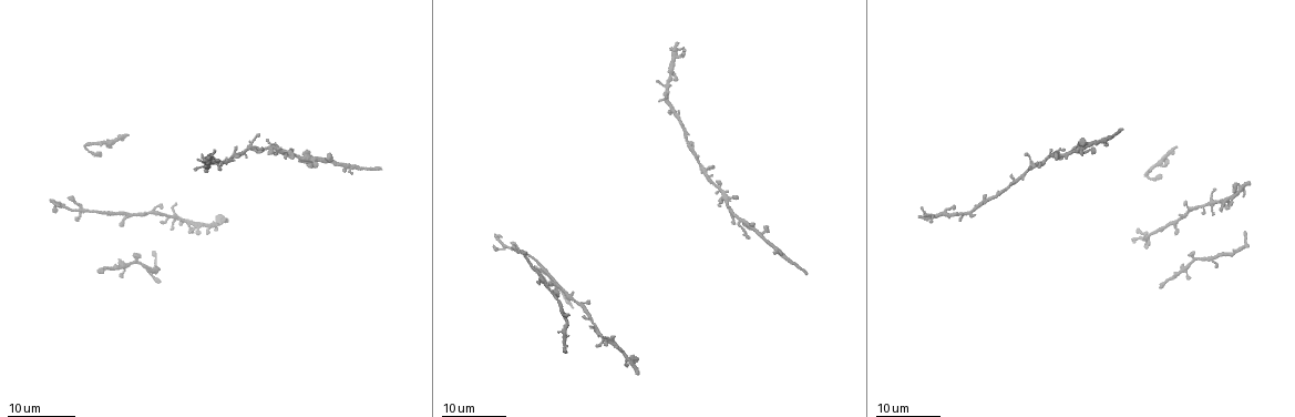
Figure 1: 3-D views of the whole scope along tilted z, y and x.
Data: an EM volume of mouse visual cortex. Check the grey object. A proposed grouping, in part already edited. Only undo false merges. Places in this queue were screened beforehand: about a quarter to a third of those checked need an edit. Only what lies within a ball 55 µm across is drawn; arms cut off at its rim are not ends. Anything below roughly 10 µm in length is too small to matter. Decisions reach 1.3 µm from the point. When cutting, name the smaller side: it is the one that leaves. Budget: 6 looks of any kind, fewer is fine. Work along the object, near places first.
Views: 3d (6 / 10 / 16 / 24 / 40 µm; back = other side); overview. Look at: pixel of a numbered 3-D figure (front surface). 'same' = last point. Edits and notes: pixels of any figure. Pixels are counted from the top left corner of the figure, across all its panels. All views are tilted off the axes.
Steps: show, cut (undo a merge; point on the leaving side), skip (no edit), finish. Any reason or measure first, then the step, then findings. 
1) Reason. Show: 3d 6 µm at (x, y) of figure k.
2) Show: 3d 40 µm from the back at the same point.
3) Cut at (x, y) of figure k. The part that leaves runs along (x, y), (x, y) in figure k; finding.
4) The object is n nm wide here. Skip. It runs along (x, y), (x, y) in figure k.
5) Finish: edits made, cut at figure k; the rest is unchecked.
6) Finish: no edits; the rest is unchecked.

Show: 3d 16 µm at (1062, 148) of figure 1.

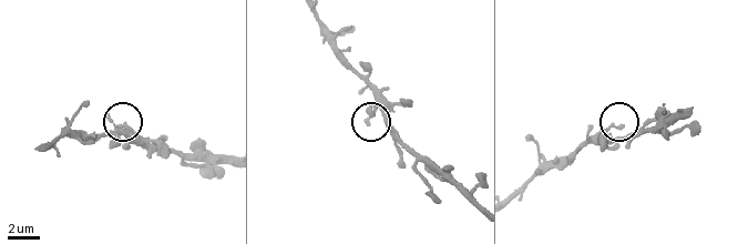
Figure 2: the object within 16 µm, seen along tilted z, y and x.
Closer look. Show: 3d 10 µm at (369, 118) of figure 2.

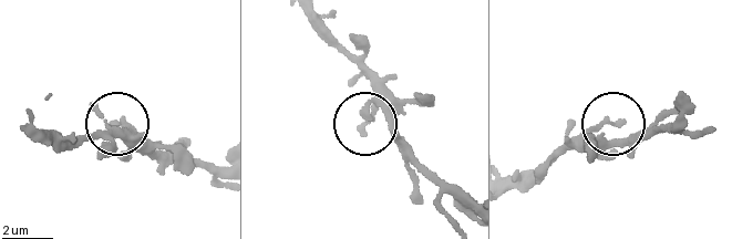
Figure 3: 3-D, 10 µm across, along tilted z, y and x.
The object is 250 nm wide here. Skip. It runs along (615, 125), (567, 143) in figure 3; one neuron here.

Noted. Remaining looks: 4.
Side arm on a straight run. Show: 3d 24 µm at (1191, 211) of figure 1.

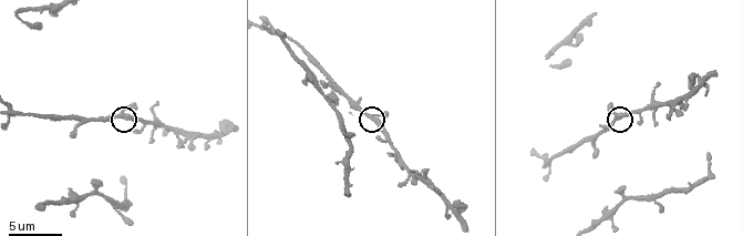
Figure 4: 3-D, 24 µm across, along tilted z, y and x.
Show: 3d 6 µm at (124, 114) of figure 4.

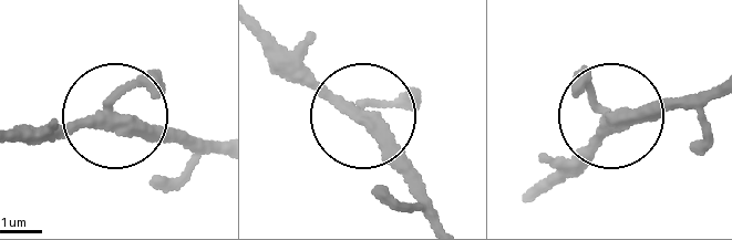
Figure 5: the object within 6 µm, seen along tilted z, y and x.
The side arm is 15 µm long. Skip. One neuron here.

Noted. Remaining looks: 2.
Sudden change in width. Show: 3d 24 µm at (954, 212) of figure 1.

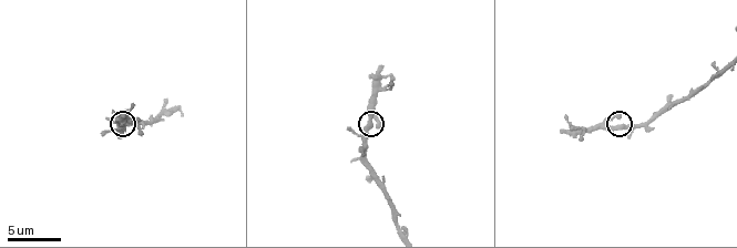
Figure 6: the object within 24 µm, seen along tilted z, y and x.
Show: 3d 6 µm at (368, 123) of figure 6.

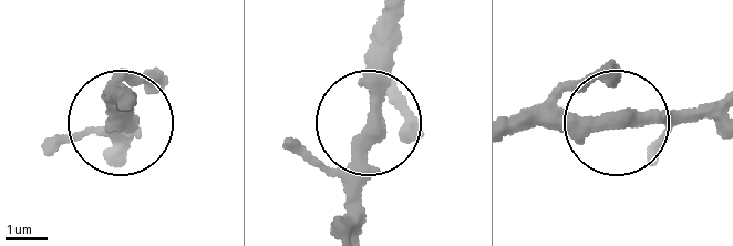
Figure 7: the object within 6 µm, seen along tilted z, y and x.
Skip. It runs along (359, 225), (355, 150), (374, 95), (374, 17) in figure 7; continuous, no second neuron.

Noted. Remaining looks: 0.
Finish: no edits; the rest is unchecked.

